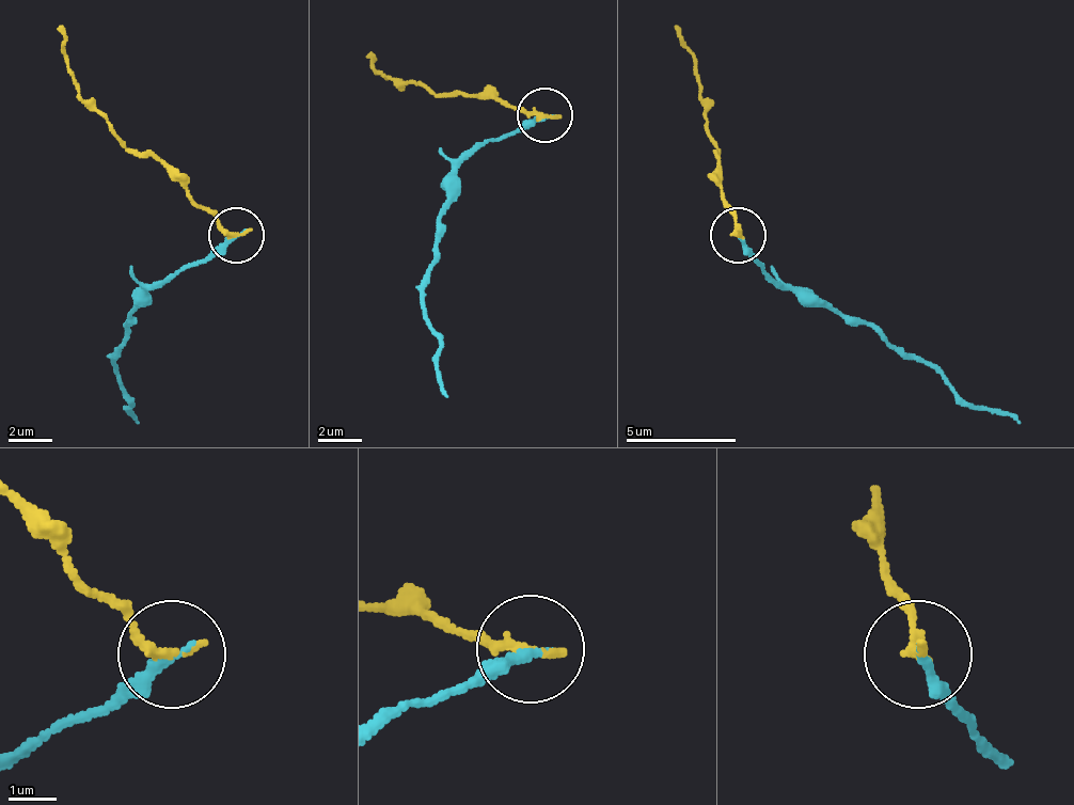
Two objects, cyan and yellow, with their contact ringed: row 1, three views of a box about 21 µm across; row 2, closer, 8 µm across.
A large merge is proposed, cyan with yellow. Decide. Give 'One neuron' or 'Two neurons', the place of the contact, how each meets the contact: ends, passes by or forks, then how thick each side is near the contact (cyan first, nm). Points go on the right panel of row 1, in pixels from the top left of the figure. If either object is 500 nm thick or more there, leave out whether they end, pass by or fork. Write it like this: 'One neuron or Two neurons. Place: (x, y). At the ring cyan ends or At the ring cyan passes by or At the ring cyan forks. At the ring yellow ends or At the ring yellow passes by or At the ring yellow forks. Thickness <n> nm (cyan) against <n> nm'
Two neurons. Place: (738, 235). At the ring cyan ends. At the ring yellow ends. Thickness 200 nm (cyan) against 240 nm

